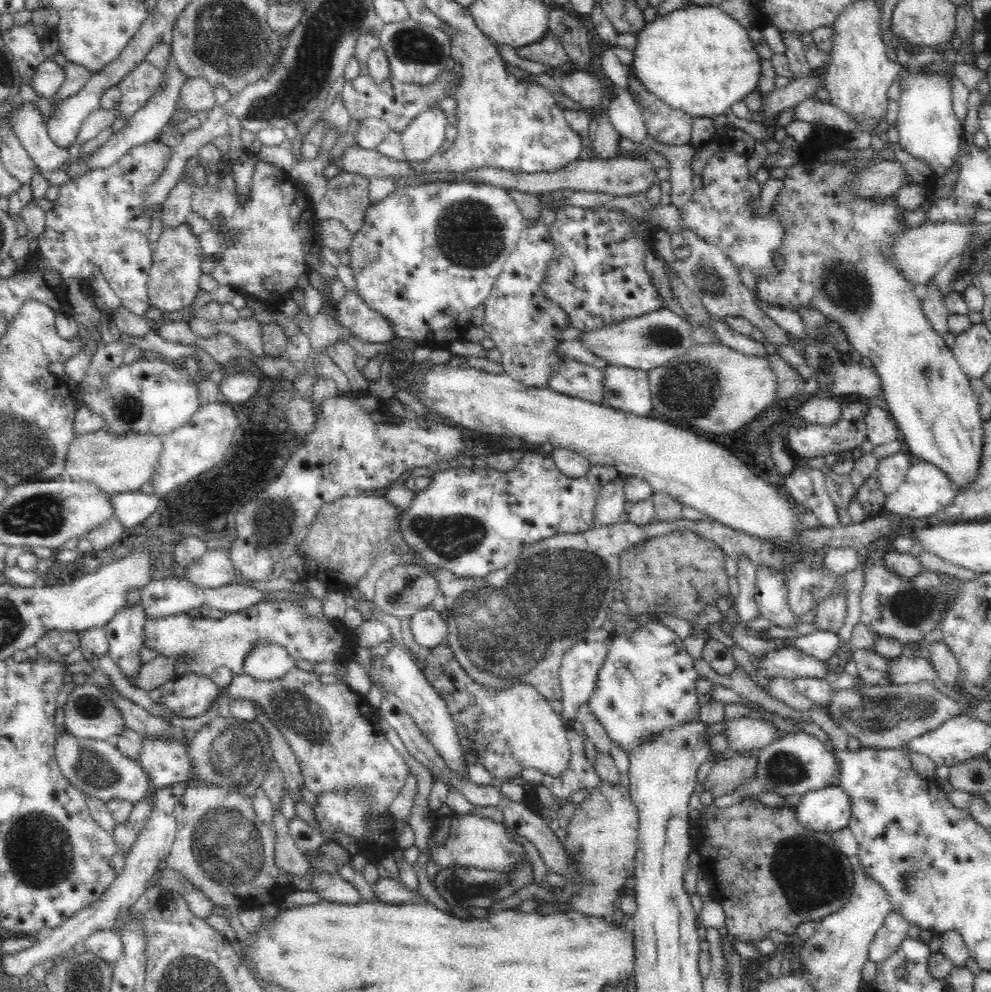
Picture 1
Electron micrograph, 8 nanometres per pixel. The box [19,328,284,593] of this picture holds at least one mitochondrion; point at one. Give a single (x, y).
(129, 408)

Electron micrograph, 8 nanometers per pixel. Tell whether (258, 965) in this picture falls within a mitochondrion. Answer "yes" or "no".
no

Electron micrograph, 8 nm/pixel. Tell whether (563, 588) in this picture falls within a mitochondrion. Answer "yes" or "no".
yes

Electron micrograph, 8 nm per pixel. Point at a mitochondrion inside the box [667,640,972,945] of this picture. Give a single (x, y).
(828, 880)

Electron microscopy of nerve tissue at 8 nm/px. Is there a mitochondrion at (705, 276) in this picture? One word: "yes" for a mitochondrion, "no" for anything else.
yes

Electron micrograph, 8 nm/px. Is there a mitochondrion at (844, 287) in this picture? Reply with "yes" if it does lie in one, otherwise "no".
yes

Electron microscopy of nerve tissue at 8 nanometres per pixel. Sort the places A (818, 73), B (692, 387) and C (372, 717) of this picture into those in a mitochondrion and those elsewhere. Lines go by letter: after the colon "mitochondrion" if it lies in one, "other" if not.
A: other
B: mitochondrion
C: other

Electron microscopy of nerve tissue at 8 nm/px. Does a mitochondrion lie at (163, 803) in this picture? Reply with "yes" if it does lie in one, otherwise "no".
no

